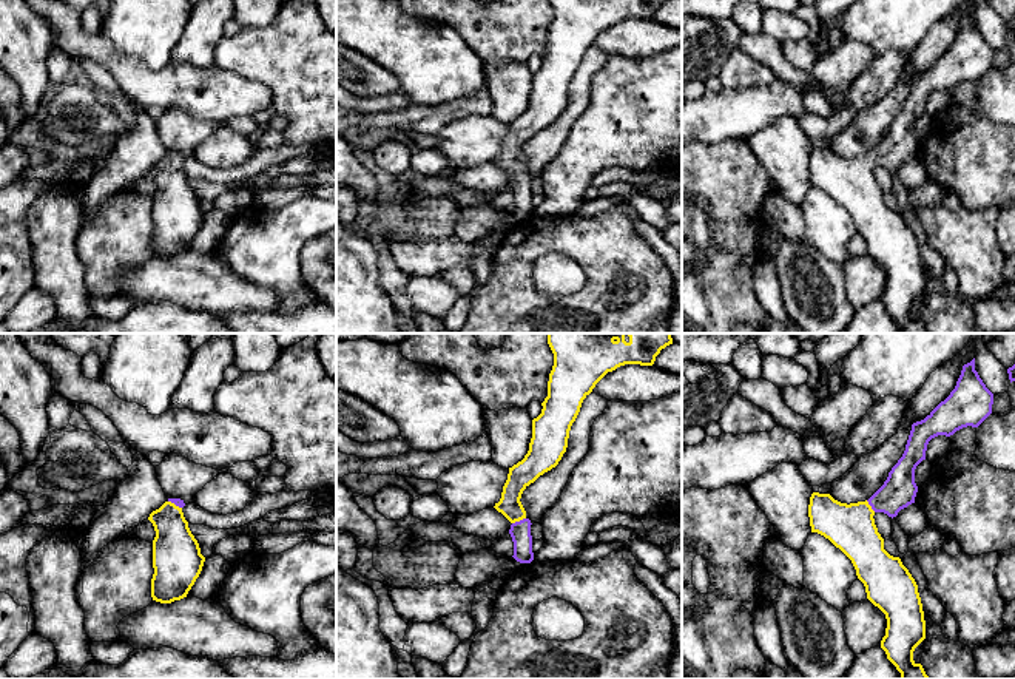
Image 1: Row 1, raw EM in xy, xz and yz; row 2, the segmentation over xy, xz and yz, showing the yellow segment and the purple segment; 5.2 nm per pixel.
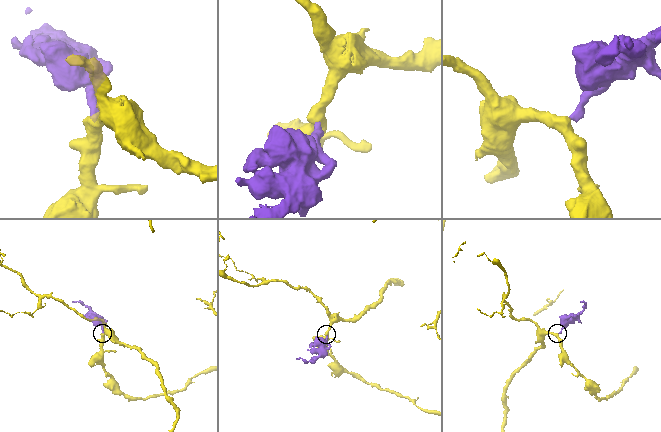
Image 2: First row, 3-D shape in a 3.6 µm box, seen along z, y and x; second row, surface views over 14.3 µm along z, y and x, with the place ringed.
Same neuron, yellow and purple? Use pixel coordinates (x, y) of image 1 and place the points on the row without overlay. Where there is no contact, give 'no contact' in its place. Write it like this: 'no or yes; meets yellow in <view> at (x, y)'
yes; meets yellow in xz at (519, 175)

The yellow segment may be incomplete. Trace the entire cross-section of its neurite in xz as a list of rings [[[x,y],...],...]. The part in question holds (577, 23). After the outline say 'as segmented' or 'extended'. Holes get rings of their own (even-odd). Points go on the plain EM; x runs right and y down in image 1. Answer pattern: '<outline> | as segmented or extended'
[[[549,0],[554,20],[541,68],[532,74],[529,105],[509,122],[501,153],[495,164],[512,179],[514,213],[534,215],[531,174],[520,156],[523,145],[540,130],[558,119],[583,54],[608,28],[625,19],[652,20],[666,0]]] | extended

